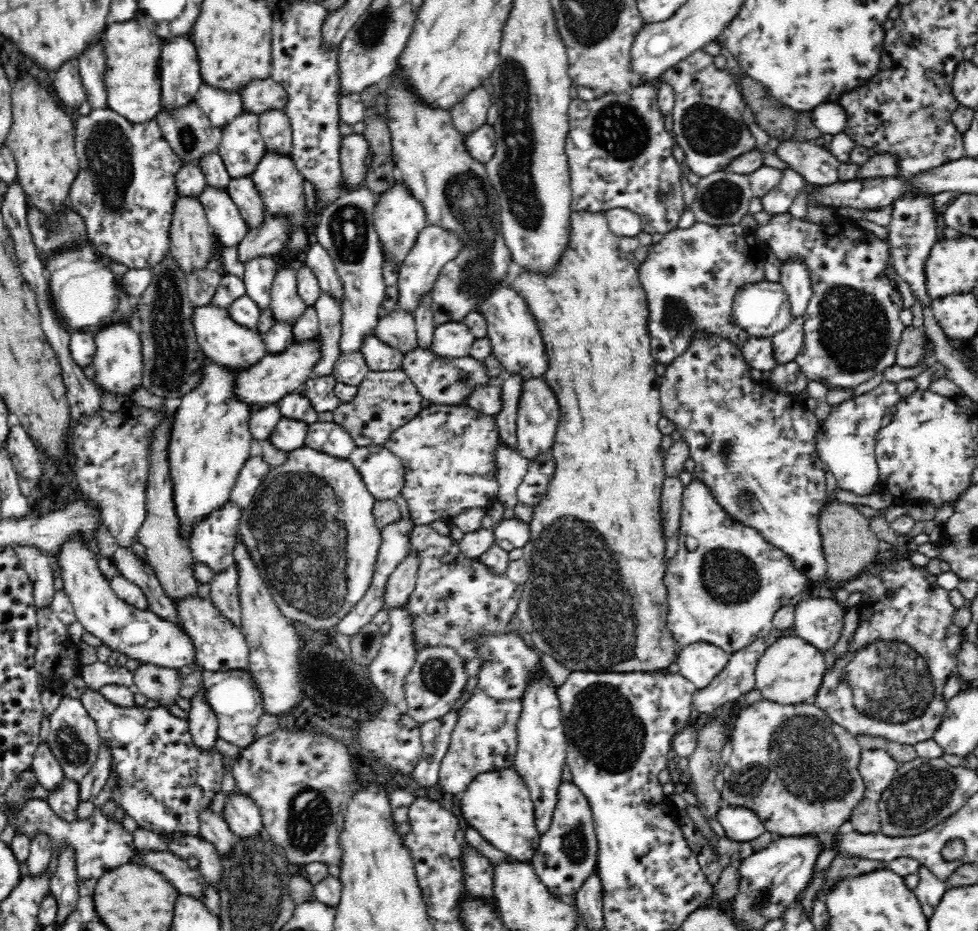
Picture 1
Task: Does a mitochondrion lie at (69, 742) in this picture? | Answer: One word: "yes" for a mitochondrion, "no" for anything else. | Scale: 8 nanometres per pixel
yes

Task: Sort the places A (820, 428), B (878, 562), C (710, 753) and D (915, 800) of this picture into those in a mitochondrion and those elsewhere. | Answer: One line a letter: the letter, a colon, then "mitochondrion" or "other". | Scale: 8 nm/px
A: other
B: other
C: mitochondrion
D: mitochondrion

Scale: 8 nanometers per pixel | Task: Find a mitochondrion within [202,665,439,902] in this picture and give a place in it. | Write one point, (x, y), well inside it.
(310, 812)

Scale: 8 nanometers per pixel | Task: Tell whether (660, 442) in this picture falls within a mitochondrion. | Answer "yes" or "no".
no

